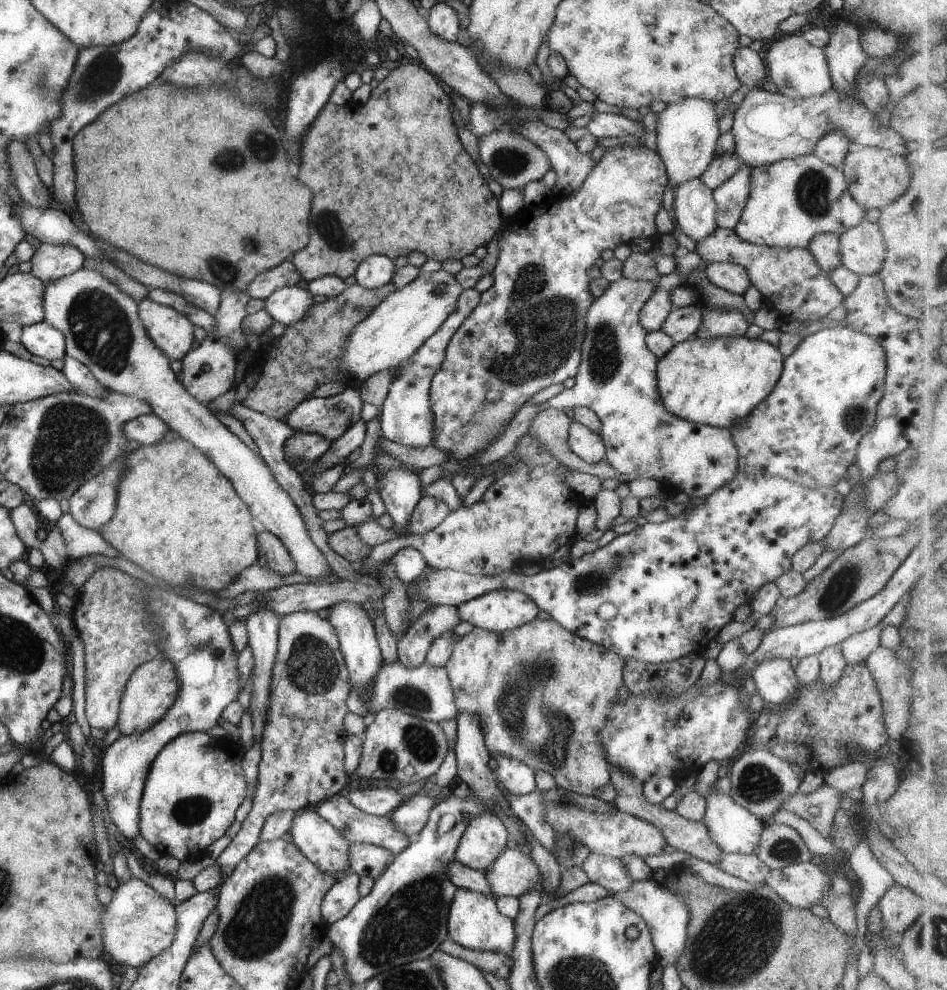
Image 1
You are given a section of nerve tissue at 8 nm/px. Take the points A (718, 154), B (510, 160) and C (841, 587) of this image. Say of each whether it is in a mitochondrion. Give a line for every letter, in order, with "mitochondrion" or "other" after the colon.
A: other
B: mitochondrion
C: mitochondrion

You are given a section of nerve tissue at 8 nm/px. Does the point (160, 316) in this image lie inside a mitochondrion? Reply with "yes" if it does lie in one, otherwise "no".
no

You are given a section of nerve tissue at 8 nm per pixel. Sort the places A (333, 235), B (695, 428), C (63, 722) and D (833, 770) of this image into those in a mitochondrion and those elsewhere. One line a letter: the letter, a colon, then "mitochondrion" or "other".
A: mitochondrion
B: other
C: other
D: other

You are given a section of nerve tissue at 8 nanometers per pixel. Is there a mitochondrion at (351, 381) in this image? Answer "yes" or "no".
no

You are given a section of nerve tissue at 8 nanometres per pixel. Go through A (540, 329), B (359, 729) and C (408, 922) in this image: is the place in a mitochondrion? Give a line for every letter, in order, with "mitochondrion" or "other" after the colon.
A: mitochondrion
B: other
C: mitochondrion

